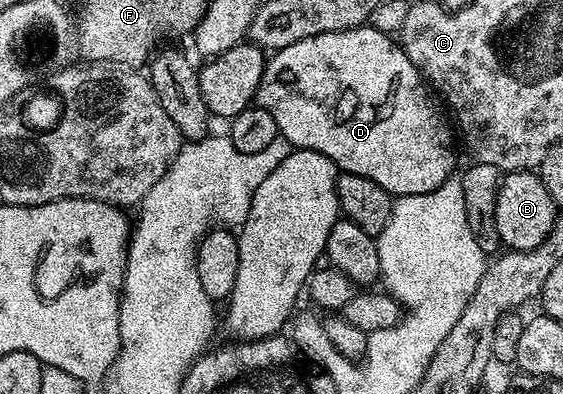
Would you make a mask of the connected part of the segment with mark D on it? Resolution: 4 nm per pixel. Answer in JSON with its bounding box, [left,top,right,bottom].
[254,24,455,196]

